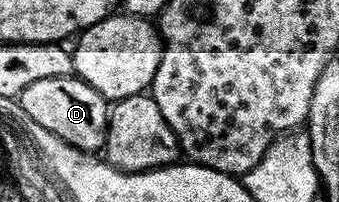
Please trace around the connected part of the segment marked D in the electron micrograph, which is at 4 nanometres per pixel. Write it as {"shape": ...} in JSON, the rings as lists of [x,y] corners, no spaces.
{"shape":[[[63,75],[46,77],[46,81],[34,81],[34,85],[26,85],[26,89],[22,89],[18,101],[22,109],[26,109],[26,113],[38,121],[38,125],[42,125],[42,129],[50,129],[50,133],[71,147],[96,153],[108,142],[109,100],[102,98],[89,83],[84,83],[78,77]]]}

